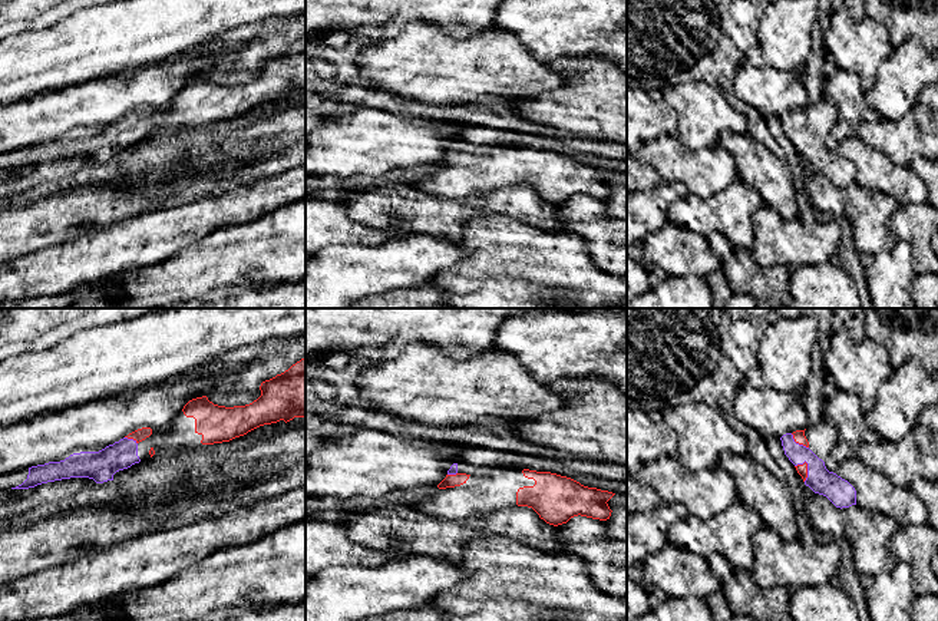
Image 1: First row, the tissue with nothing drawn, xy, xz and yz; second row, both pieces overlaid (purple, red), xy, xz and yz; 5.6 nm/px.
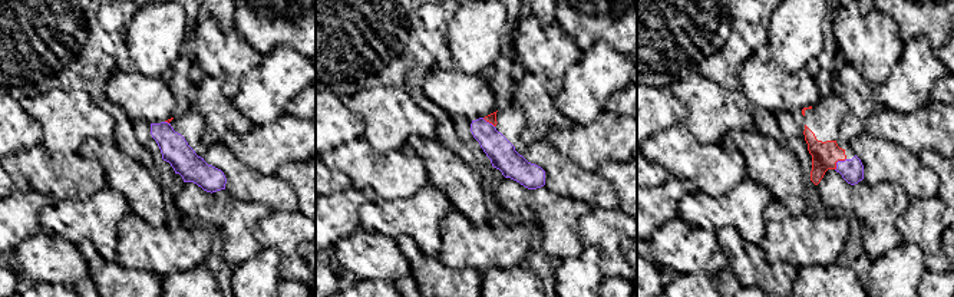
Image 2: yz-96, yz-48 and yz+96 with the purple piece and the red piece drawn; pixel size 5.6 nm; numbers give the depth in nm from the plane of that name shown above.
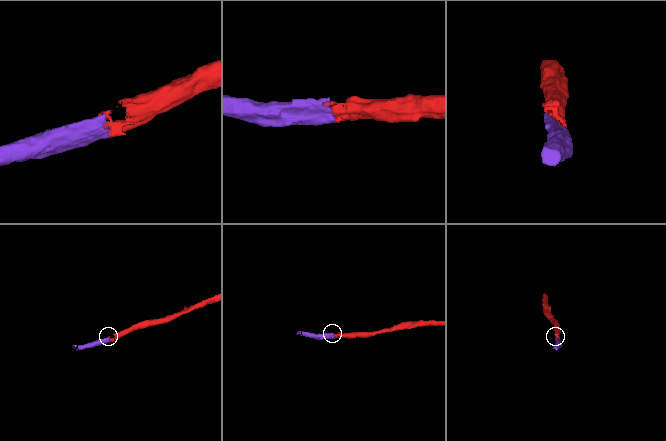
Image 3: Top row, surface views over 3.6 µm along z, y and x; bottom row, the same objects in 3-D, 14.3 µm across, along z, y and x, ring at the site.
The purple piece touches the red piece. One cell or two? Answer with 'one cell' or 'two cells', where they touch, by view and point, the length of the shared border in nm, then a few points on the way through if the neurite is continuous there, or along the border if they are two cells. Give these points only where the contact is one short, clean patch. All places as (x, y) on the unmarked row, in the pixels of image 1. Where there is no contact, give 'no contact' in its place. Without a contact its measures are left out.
one cell; meets purple in yz at (808, 149); contact 120 nm long

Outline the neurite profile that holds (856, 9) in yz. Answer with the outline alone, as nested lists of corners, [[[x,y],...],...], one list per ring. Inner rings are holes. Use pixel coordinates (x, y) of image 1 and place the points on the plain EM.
[[[843,0],[843,6],[855,22],[866,16],[866,0]]]

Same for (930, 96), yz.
[[[938,82],[929,85],[921,93],[918,103],[928,106],[931,110],[938,110]]]

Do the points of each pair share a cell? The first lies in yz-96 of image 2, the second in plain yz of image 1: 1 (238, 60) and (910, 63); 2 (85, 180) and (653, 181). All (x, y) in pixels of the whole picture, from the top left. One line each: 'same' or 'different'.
1: different
2: different

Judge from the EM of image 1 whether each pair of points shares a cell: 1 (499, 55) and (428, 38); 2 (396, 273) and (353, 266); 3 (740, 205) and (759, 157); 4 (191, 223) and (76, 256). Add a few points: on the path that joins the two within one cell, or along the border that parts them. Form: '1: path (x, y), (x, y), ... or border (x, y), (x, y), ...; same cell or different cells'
1: path (482, 55), (445, 55); same cell
2: path (386, 270), (363, 270); same cell
3: border (739, 178), (750, 185), (763, 202); different cells
4: path (162, 233), (138, 244), (105, 254); same cell

